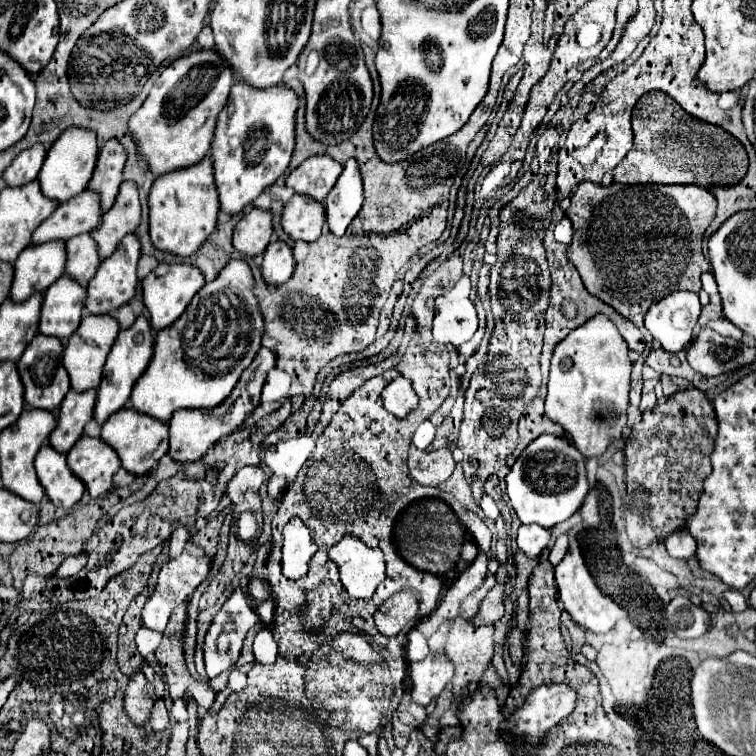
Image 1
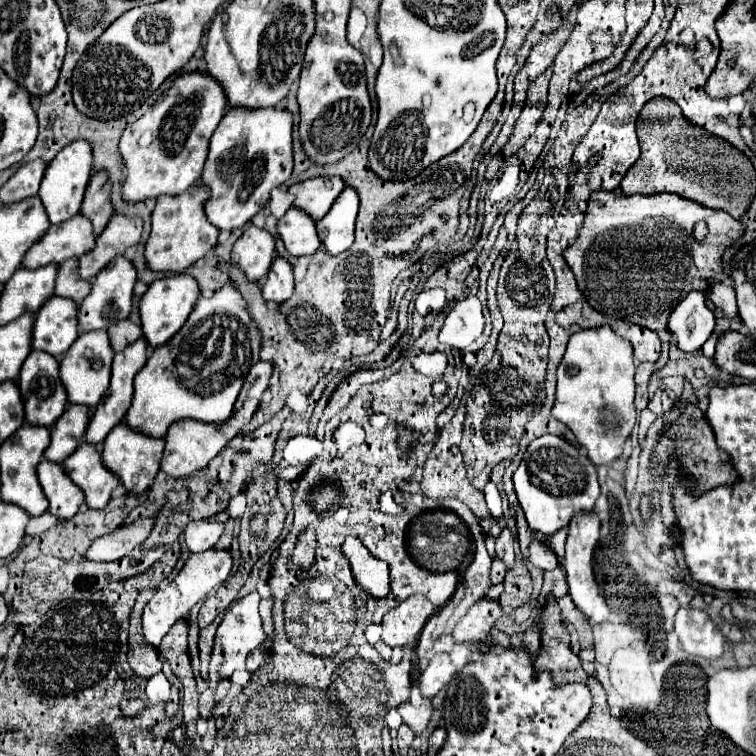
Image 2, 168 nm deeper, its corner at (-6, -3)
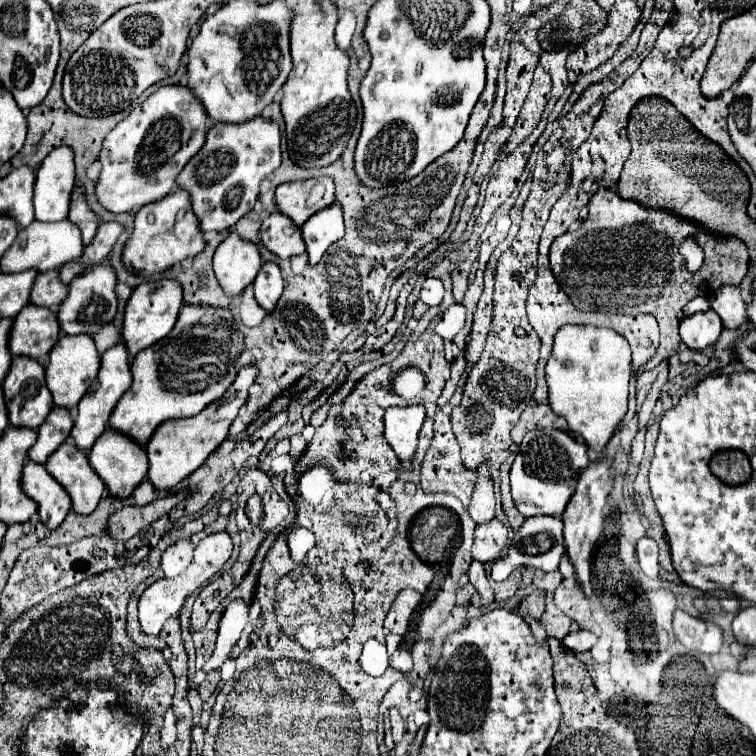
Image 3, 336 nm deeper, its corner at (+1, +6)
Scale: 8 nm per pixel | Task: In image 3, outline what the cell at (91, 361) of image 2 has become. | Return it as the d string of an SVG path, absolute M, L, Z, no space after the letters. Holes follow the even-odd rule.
M80 334L76 338L62 336L52 352L48 354L48 364L46 364L46 386L52 394L52 402L58 408L72 408L80 402L80 398L88 392L88 388L96 382L100 368L100 354L94 346L92 336Z

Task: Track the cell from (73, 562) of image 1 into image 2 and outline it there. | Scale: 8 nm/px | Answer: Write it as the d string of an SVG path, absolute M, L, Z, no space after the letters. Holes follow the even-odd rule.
M153 517L137 519L125 527L119 527L91 543L85 559L89 561L117 561L129 555L137 545L141 545L153 527Z

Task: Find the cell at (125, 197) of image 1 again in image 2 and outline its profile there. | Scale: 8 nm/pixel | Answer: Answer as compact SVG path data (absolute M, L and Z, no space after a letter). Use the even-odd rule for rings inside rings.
M115 213L105 231L97 237L97 245L79 259L79 275L93 279L111 259L123 255L129 247L137 245L143 231L143 219Z

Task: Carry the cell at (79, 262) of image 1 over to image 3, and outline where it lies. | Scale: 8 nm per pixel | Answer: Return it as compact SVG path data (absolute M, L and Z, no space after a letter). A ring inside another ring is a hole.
M48 270L36 276L32 292L30 292L30 302L42 308L56 308L66 298L66 294L68 290L58 280L58 270Z

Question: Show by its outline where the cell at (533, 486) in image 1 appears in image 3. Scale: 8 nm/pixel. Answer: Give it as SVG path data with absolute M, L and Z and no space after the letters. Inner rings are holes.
M554 428L532 430L524 436L510 470L512 498L516 502L516 508L522 512L522 516L526 518L540 514L562 516L570 496L574 494L580 472L588 466L586 450L588 450L586 444L576 442L566 432Z

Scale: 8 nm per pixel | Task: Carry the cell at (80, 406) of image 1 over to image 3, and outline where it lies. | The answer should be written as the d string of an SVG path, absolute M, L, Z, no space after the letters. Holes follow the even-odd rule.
M52 408L44 424L38 428L38 440L28 450L28 458L36 464L44 464L48 456L70 436L72 416L66 408Z

